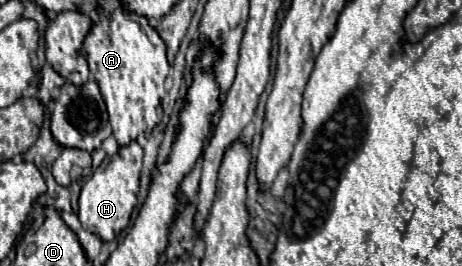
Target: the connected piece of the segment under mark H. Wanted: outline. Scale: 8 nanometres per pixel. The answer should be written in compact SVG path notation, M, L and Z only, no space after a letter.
M136 141L120 147L114 157L104 159L104 163L94 171L92 179L80 191L78 219L86 231L98 235L102 241L114 241L130 223L132 211L138 203L142 155L142 147Z

